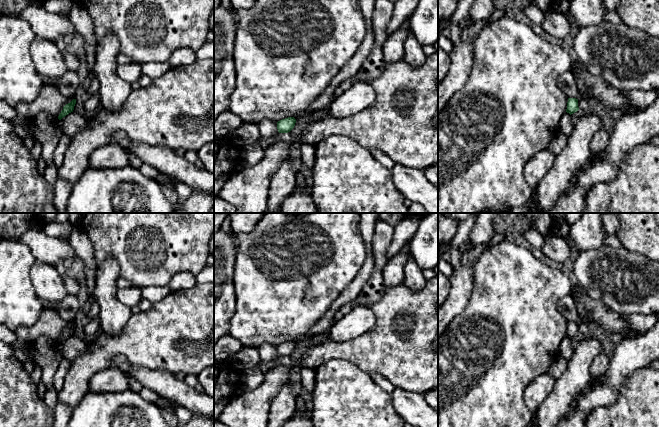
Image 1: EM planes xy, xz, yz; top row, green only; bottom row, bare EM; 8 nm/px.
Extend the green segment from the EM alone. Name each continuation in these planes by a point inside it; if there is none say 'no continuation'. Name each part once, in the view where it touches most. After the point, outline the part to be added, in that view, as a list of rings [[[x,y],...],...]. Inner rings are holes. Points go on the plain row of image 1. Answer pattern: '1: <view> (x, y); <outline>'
no continuation

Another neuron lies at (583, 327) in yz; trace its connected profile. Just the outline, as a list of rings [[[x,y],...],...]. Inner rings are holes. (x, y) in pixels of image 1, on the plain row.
[[[582,321],[578,323],[578,331],[580,334],[583,334],[584,337],[590,337],[592,335],[592,332],[590,331],[589,324]]]

